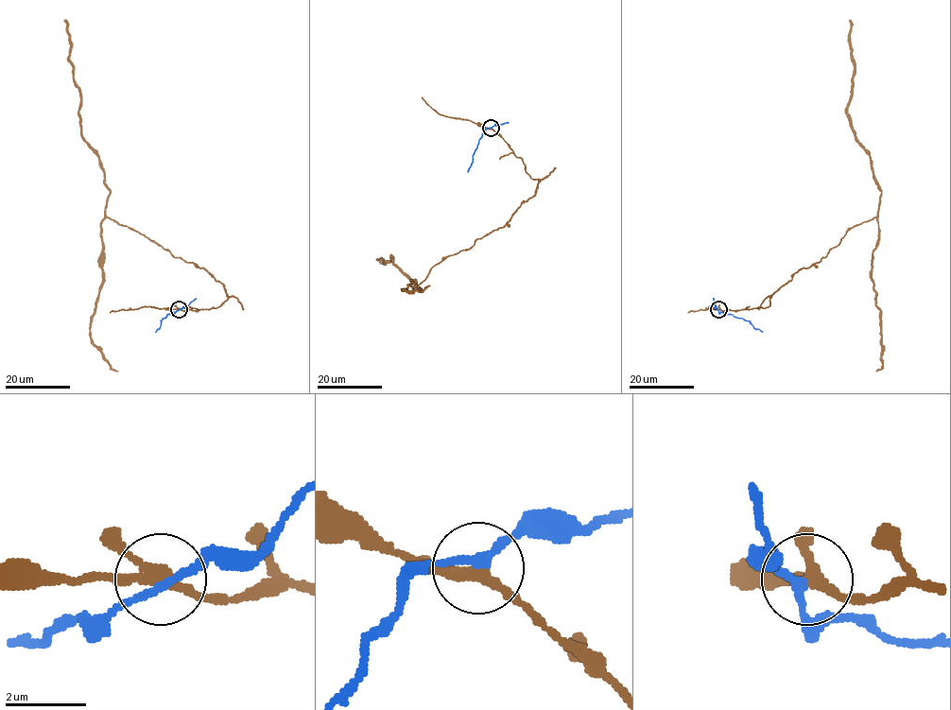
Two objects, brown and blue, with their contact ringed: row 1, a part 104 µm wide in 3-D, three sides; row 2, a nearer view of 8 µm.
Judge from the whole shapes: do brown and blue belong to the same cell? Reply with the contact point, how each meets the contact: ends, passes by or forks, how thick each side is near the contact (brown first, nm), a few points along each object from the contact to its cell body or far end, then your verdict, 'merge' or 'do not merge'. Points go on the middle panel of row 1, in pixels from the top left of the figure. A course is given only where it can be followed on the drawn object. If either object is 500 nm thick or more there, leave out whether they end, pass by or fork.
place (491, 128); brown forks; blue passes by; calibres 240 and 190 nm; course brown (491, 129), (540, 180), (536, 192), (503, 227), (437, 263), (421, 290), (390, 256), (385, 263), (376, 258); course blue (491, 129), (486, 129), (478, 141), (467, 171); do not merge

